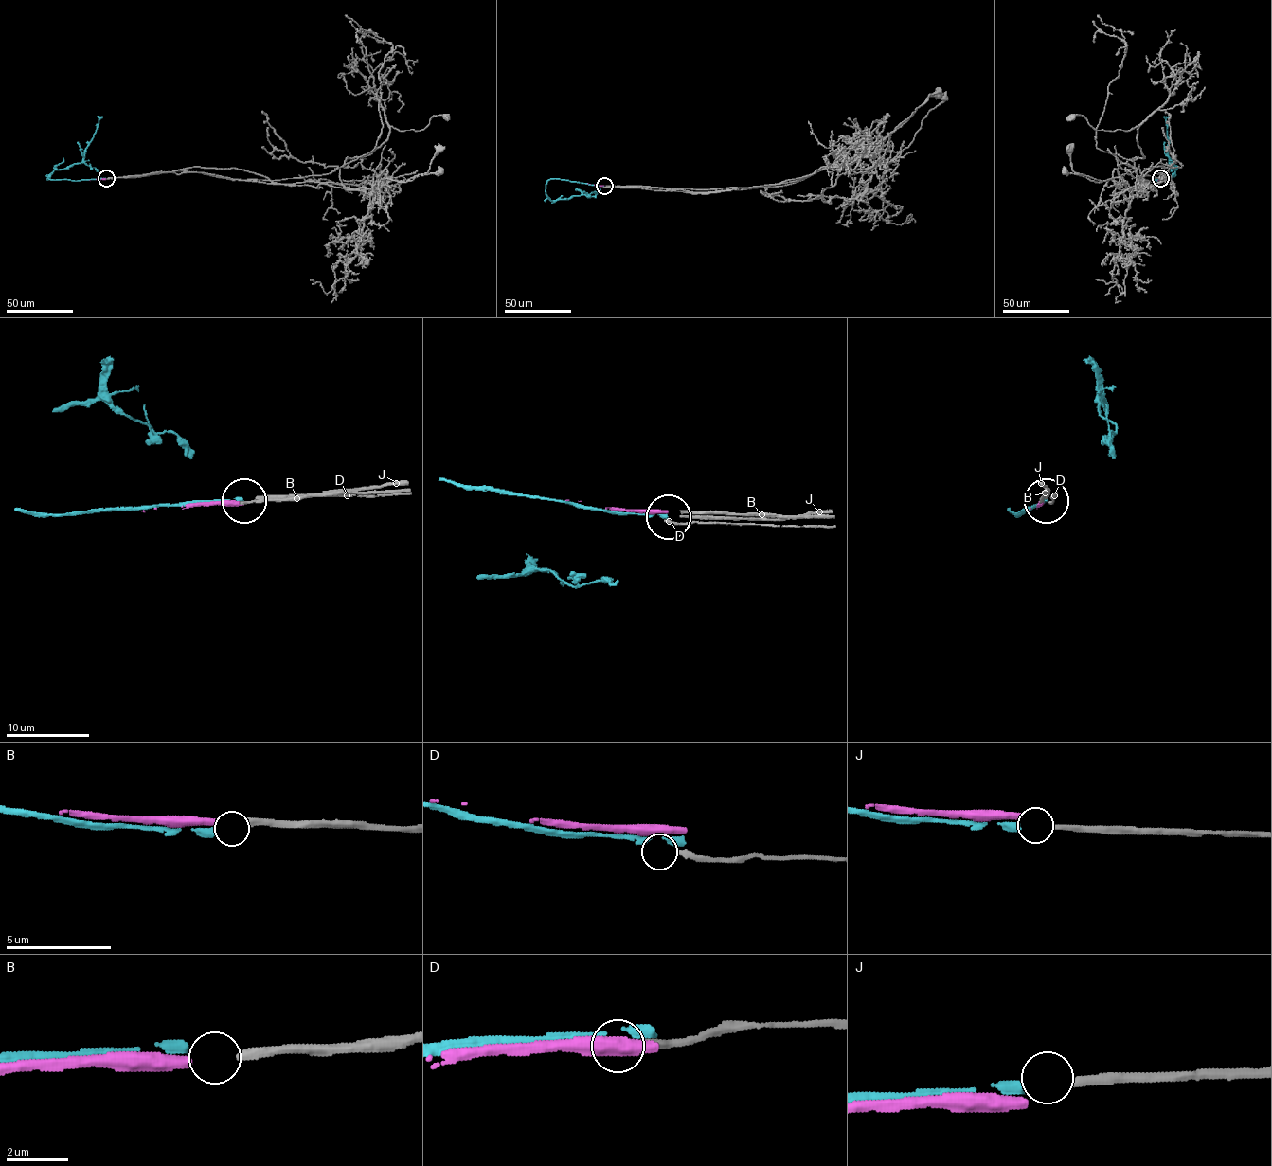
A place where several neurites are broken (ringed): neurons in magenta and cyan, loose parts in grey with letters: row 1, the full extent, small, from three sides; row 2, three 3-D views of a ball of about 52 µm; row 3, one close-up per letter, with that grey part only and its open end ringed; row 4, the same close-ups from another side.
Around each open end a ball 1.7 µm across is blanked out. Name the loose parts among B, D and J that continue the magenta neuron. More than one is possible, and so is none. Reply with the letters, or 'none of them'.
B

